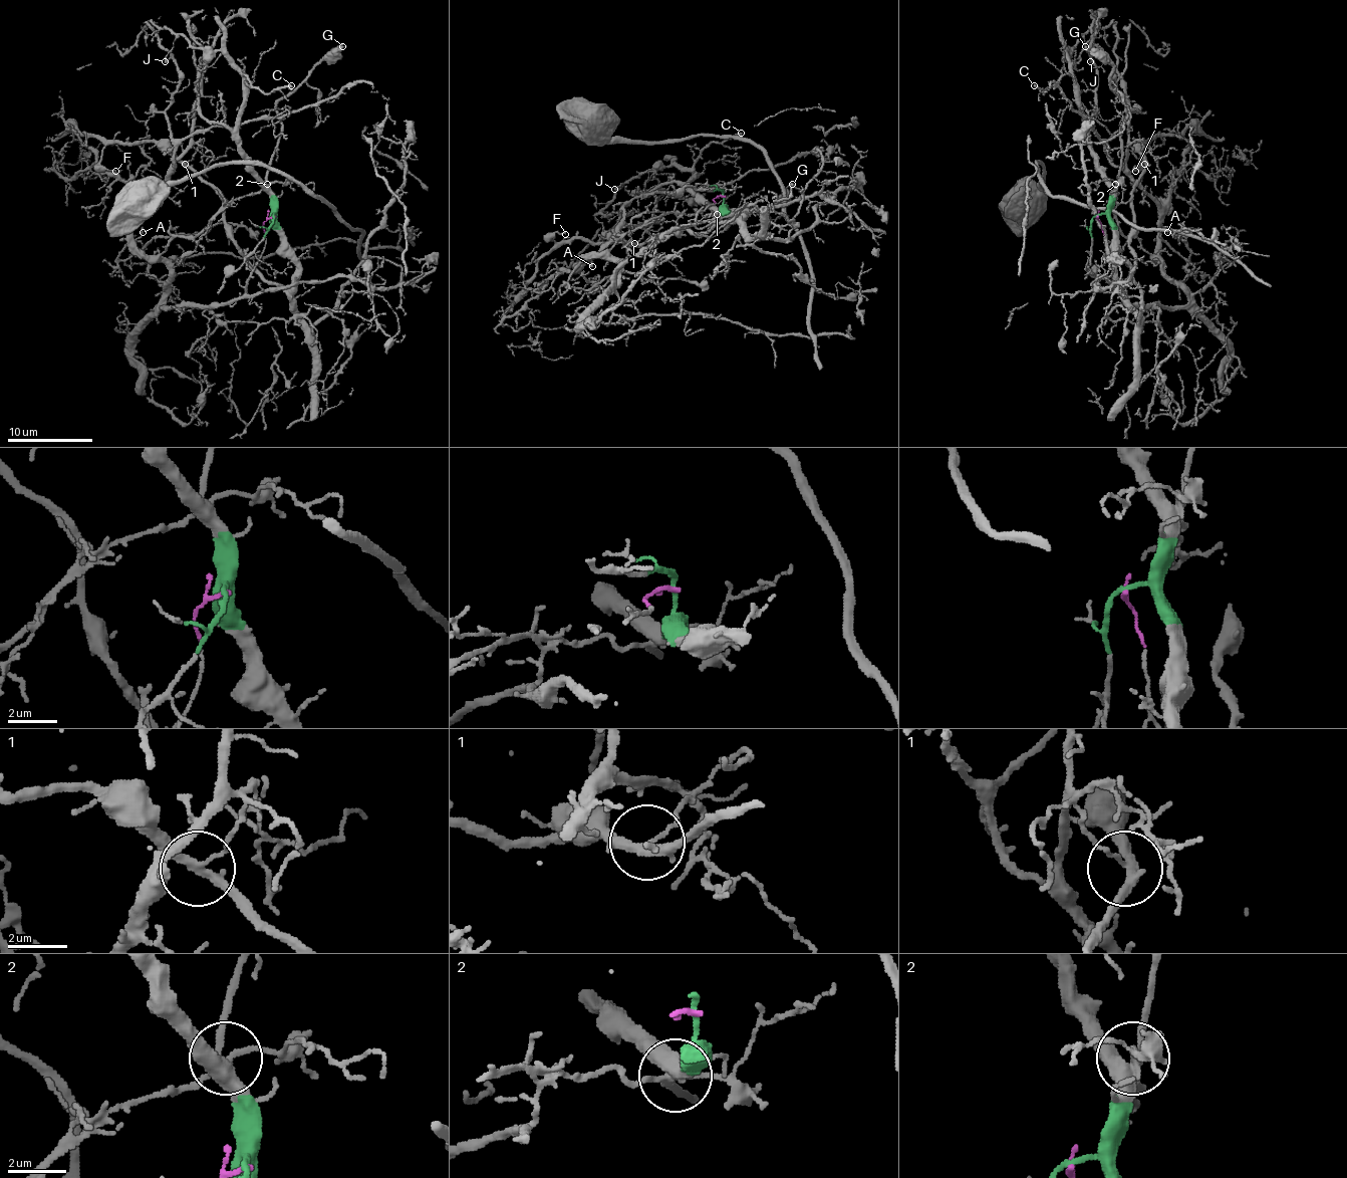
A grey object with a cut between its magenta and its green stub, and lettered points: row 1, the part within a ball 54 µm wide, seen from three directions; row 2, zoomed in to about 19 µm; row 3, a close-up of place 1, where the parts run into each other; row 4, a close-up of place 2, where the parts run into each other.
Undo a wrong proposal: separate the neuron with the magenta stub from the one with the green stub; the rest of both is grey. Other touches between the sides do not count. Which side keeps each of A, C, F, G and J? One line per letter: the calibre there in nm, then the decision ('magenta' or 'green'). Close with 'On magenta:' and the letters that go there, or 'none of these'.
A: calibre 160 nm; magenta
C: calibre 200 nm; green
F: calibre 120 nm; green
G: calibre 180 nm; green
J: calibre 140 nm; green
On magenta: A

